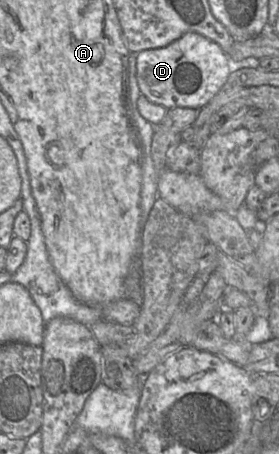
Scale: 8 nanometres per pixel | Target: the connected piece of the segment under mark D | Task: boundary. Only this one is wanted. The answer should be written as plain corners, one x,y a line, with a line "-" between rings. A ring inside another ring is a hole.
195,32
185,33
165,47
143,50
136,56
136,78
141,94
166,109
201,109
220,91
231,71
231,59
222,48

